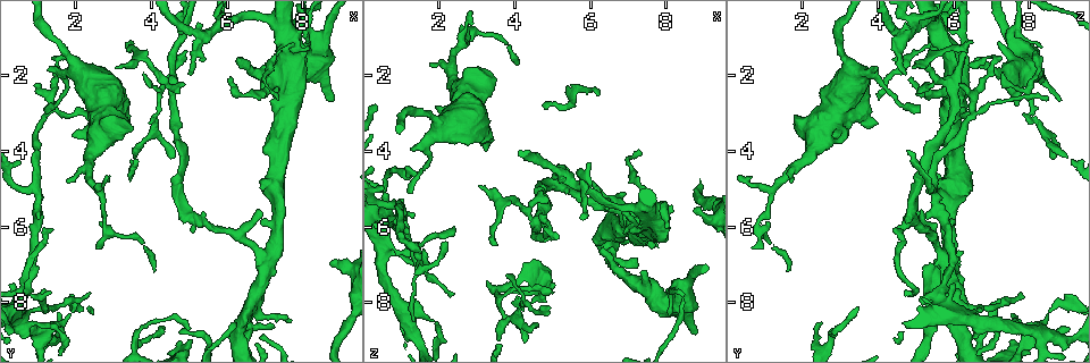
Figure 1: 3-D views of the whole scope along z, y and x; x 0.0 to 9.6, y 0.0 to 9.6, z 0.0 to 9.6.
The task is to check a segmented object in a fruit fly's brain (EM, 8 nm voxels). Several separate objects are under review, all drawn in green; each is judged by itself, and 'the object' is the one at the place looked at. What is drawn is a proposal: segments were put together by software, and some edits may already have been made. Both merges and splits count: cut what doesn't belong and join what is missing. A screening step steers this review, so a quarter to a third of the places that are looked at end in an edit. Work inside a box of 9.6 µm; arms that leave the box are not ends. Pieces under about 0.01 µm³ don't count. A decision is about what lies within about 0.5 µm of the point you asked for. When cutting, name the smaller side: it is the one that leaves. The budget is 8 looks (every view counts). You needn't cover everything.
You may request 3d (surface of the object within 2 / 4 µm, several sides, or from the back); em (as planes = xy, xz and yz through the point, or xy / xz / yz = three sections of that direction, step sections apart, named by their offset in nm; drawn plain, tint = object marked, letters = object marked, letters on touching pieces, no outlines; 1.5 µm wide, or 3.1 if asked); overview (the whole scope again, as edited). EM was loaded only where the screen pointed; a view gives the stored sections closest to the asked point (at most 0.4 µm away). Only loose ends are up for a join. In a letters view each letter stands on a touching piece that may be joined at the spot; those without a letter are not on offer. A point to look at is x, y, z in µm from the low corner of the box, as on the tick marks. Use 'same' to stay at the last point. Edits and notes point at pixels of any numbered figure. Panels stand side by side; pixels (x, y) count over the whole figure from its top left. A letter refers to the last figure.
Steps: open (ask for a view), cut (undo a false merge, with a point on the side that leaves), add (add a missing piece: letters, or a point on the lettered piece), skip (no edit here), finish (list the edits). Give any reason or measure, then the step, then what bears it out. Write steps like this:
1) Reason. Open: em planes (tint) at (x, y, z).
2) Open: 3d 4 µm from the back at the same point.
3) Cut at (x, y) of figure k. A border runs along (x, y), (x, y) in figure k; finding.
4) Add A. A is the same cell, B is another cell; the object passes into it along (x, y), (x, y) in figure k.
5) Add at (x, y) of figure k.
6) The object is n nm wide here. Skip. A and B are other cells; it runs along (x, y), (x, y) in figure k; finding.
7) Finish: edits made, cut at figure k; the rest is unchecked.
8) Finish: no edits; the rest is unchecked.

Abrupt turn. Open: em xy step 4 (tint) at (8.20, 0.80, 7.55).

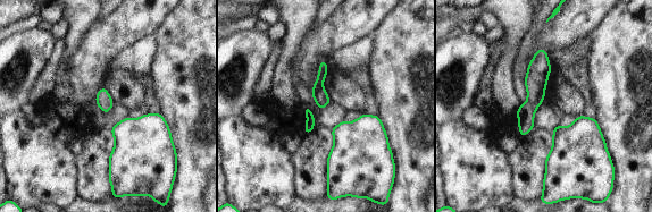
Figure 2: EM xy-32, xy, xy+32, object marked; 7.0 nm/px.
Cut it another way. Open: em planes (letters) at the same point.

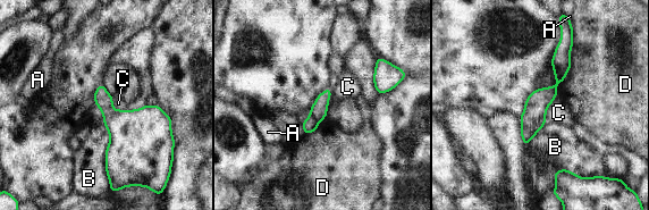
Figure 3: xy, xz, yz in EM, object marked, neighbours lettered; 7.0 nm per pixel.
Cut at (310, 124) of figure 3. A, B, C and D are other cells; two neurons meet here.

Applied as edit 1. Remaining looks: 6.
Open: overview.

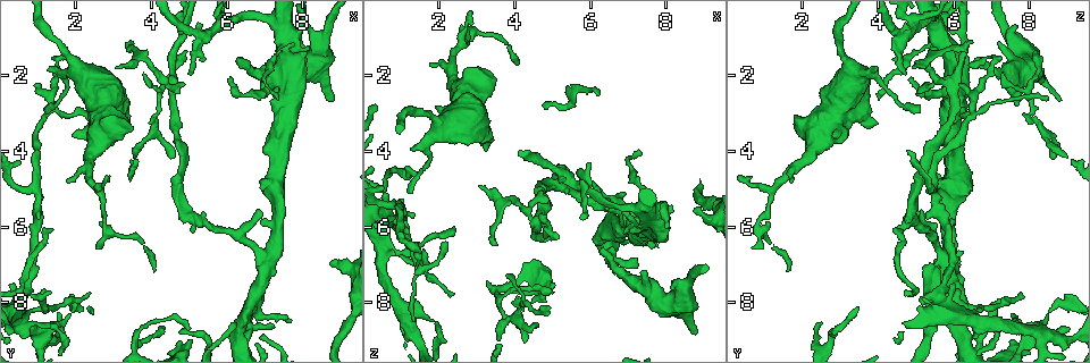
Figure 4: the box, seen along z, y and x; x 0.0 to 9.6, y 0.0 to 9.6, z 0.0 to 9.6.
Free end. Open: em planes (letters) at (8.85, 6.85, 5.60).

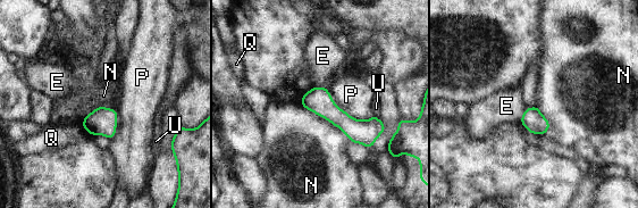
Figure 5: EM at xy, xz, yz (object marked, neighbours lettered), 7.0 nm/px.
The longest contact is with N, 440 nm. Skip. E, N, P, Q and U are other cells; a border runs along (301, 105), (336, 125), (350, 140) in figure 5; no lettered piece goes on from it.

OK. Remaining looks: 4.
An open end. Open: em planes (letters) at (4.75, 8.75, 2.90).

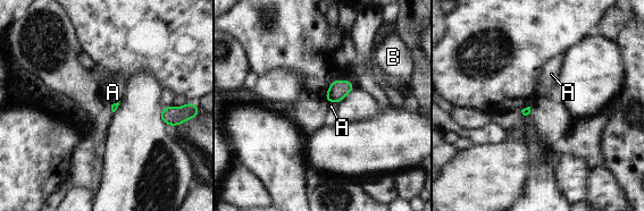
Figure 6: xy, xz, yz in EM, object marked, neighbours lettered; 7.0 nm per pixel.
Skip. A and B are other cells; a border runs along (327, 100), (336, 103) in figure 6; none of them fits.

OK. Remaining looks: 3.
Finish: edits made, cut at figure 3; the rest is unchecked.

